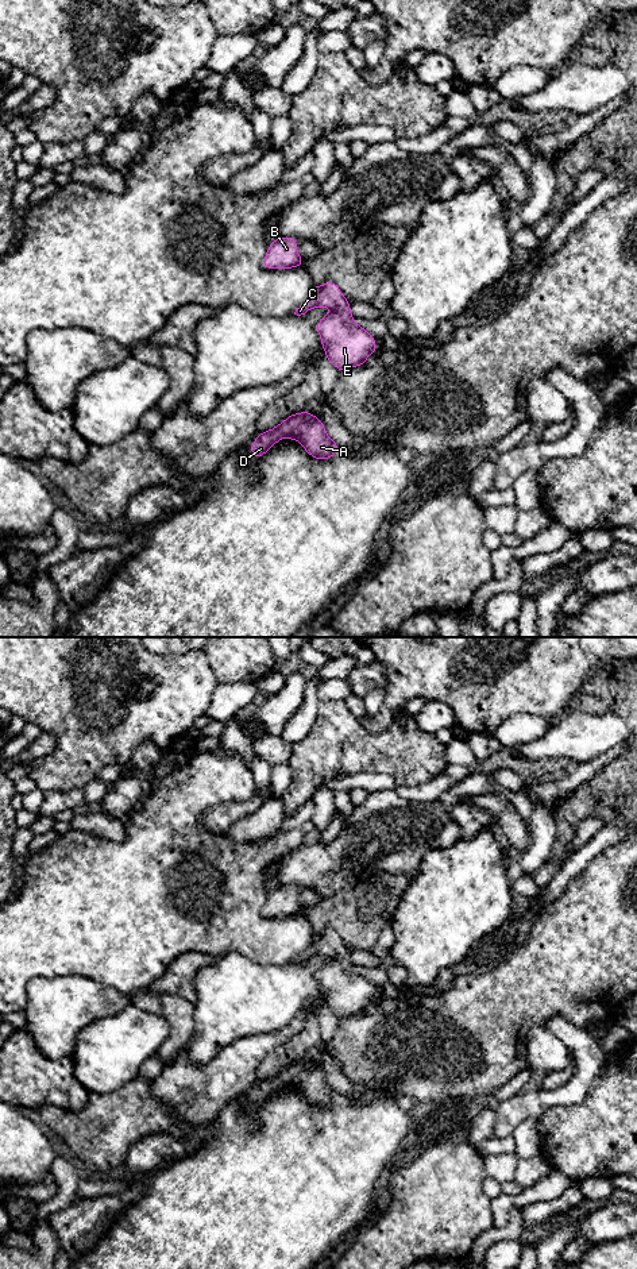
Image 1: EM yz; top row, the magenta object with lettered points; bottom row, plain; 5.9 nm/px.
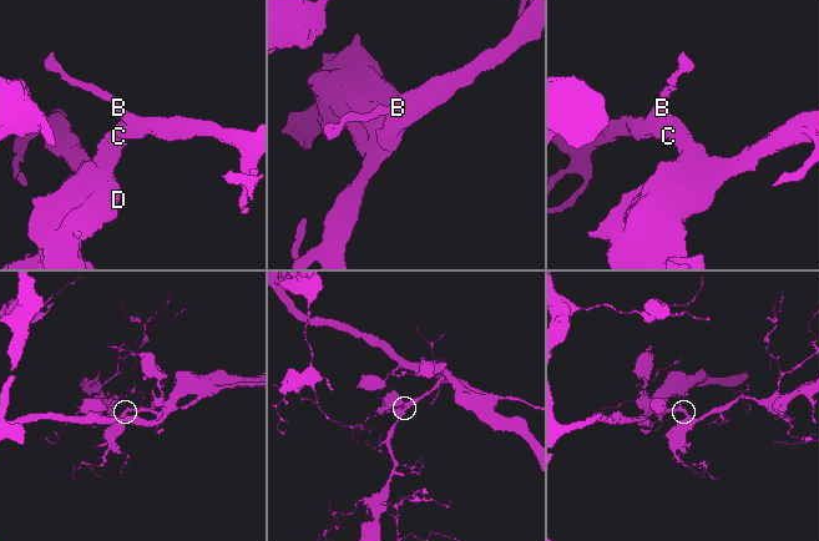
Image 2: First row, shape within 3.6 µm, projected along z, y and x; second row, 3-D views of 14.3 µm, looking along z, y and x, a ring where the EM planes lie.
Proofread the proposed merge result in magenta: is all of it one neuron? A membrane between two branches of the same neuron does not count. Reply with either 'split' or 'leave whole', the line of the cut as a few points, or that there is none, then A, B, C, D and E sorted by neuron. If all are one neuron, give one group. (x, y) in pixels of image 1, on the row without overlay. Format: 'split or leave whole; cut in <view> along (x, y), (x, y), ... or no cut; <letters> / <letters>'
leave whole; no cut; A B C D E

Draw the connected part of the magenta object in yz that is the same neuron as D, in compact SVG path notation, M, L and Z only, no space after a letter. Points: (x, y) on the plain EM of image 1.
M302 1058L296 1062L290 1061L289 1065L275 1076L258 1083L250 1099L255 1106L260 1106L282 1085L301 1091L304 1098L317 1108L329 1107L341 1098L341 1095L327 1083L323 1069L309 1060Z

